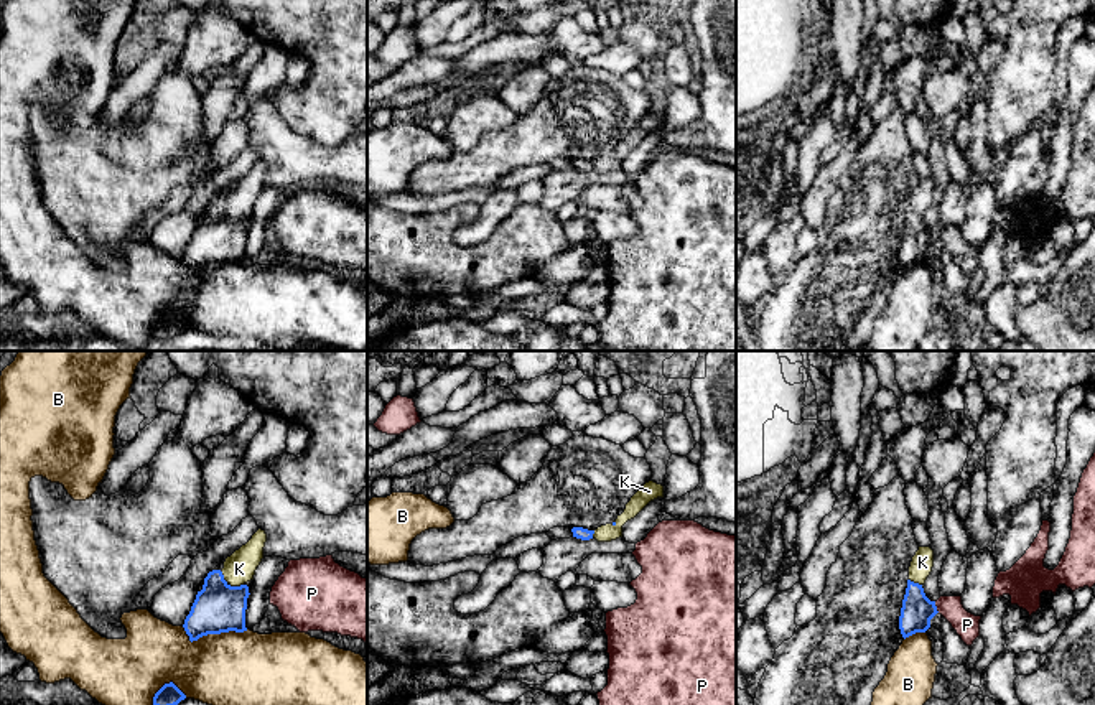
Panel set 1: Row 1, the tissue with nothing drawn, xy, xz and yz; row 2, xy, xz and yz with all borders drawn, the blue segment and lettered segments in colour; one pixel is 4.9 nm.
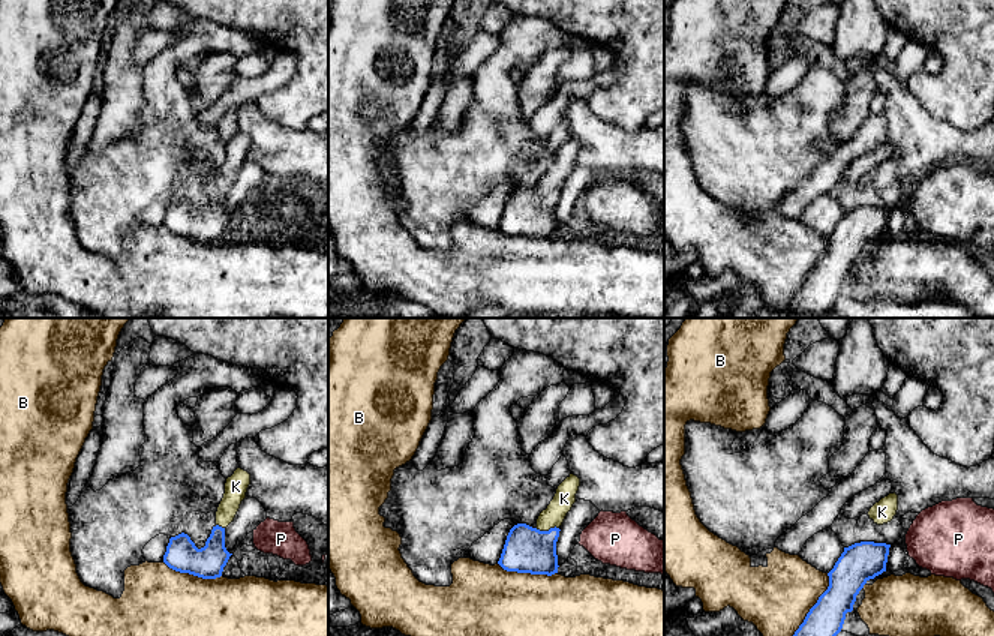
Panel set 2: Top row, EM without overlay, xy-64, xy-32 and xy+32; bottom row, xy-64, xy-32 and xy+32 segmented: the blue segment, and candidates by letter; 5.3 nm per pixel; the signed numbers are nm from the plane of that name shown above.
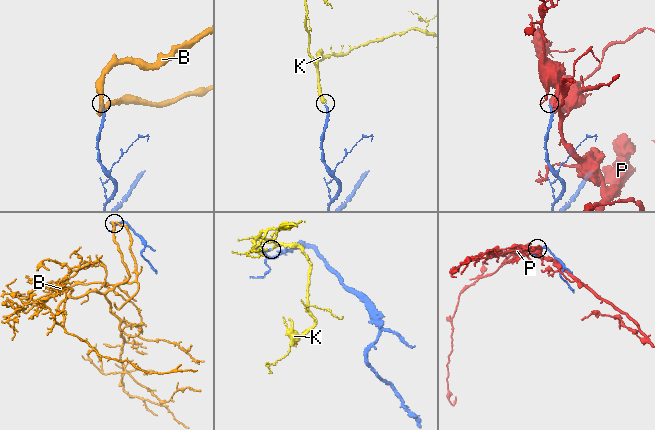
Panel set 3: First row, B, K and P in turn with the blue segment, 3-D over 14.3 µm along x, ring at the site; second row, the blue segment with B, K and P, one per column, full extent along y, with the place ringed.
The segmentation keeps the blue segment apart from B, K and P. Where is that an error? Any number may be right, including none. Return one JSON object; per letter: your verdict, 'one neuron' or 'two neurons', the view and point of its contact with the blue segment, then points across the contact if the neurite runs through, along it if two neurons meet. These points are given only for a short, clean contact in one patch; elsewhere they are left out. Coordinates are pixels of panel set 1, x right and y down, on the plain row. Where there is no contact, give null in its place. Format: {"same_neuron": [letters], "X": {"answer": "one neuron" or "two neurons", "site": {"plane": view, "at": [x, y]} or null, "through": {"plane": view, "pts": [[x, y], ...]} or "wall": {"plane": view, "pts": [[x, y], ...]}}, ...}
{"same_neuron": ["K"], "B": {"answer": "two neurons", "site": {"plane": "xy", "at": [213, 264]}}, "K": {"answer": "one neuron", "site": {"plane": "xy", "at": [229, 216]}, "through": {"plane": "xy", "pts": [[218, 239], [229, 228], [229, 216], [239, 200]]}}, "P": {"answer": "two neurons", "site": {"plane": "yz", "at": [936, 238]}, "wall": {"plane": "yz", "pts": [[934, 233], [939, 242]]}}}

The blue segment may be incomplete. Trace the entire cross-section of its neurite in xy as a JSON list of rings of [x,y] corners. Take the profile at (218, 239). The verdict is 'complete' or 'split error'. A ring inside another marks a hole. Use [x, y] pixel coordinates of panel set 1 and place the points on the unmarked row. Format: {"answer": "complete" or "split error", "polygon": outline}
{"answer": "split error", "polygon": [[[259,160],[245,176],[226,189],[222,201],[207,204],[183,255],[191,273],[207,265],[247,262],[245,240],[250,224],[245,214],[254,211],[265,173],[267,165]]]}

